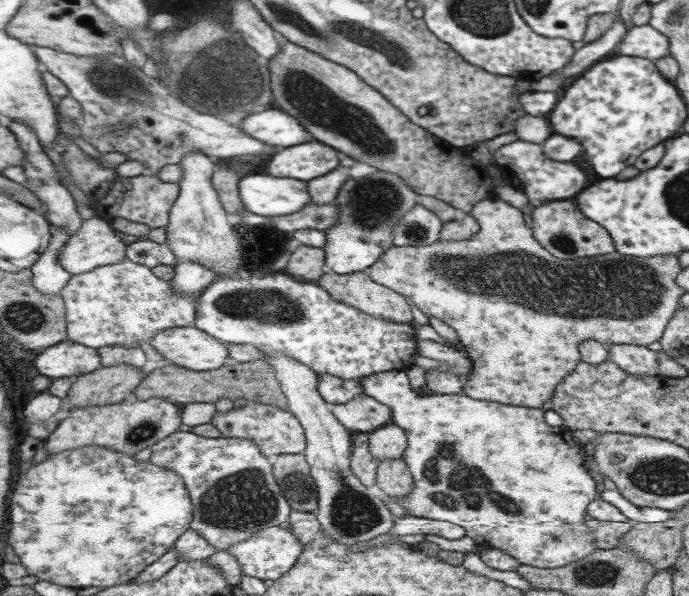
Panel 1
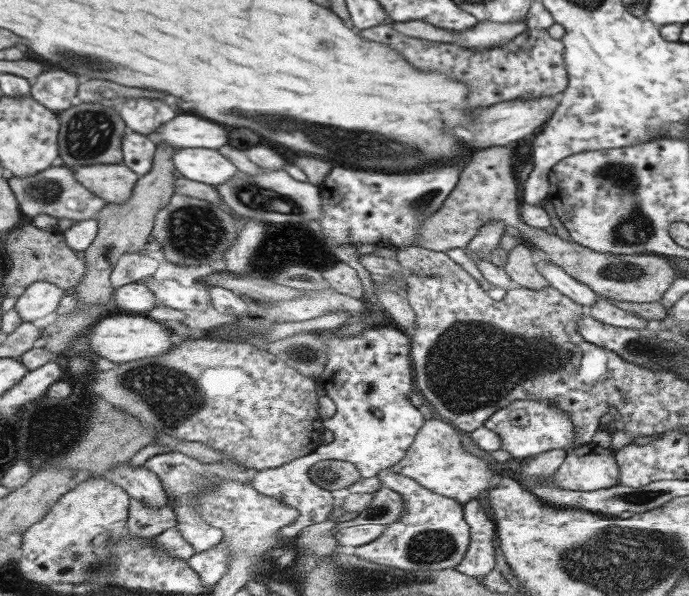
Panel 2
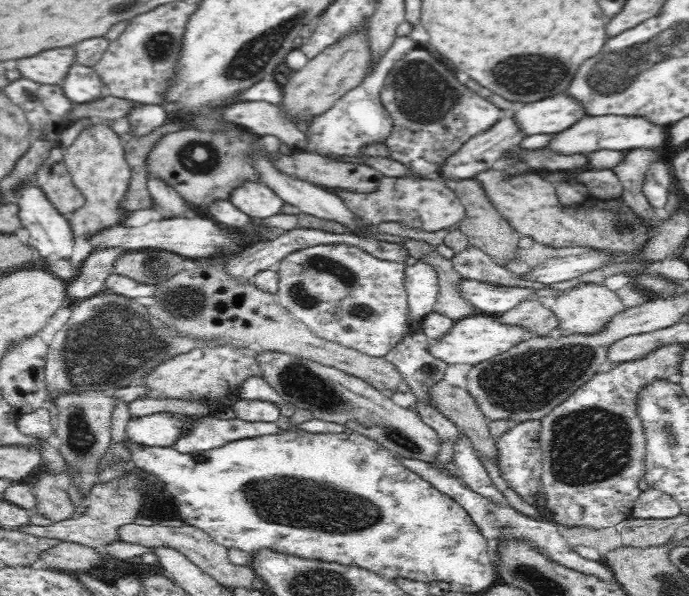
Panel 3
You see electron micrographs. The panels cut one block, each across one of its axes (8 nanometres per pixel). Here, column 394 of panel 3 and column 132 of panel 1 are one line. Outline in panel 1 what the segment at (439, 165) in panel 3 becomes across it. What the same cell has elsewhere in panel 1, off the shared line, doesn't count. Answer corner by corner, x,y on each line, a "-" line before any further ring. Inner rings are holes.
37,45
32,49
44,70
58,76
69,87
69,95
82,104
81,138
99,153
117,152
127,161
141,163
144,174
155,175
163,166
181,163
188,153
201,152
217,162
238,156
271,157
282,150
245,136
237,123
183,106
169,96
161,82
145,75
124,56
77,56

